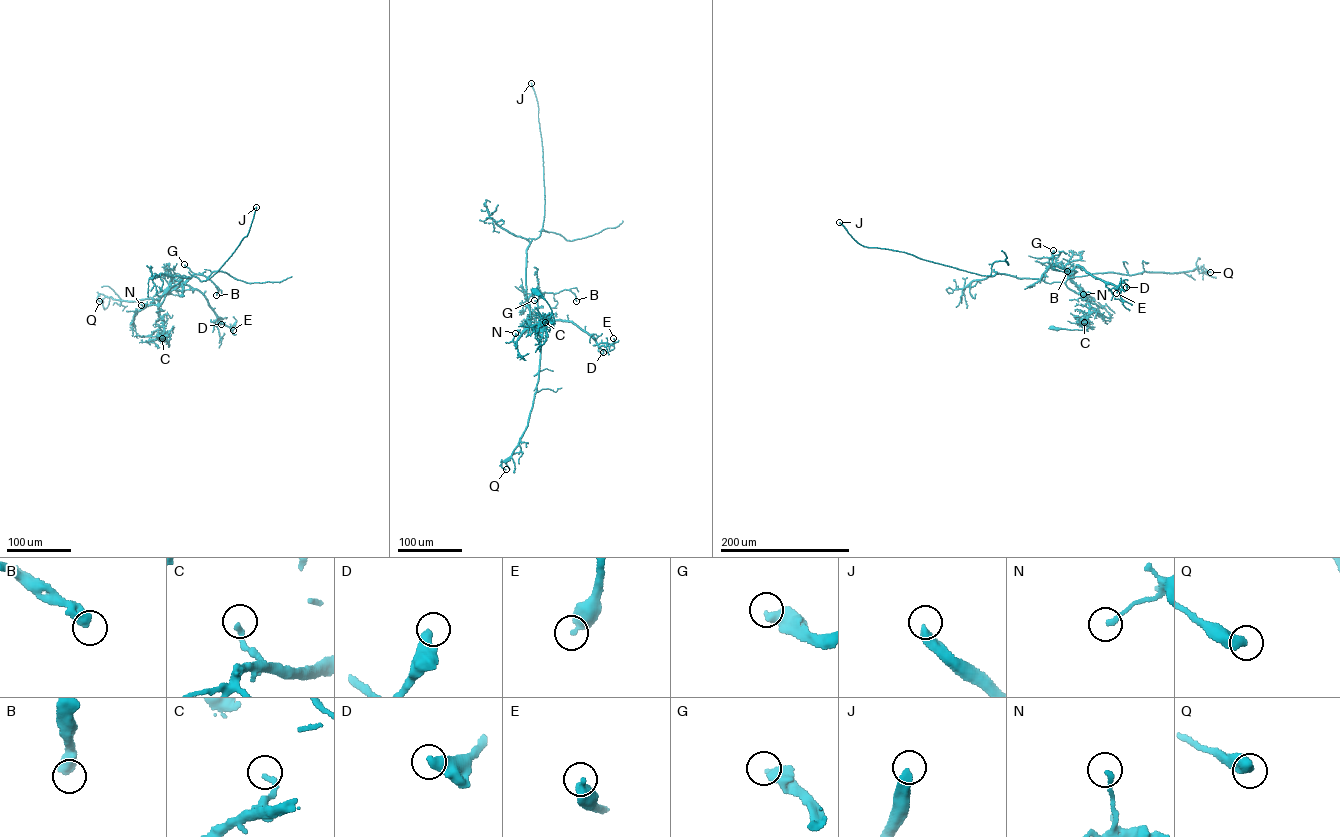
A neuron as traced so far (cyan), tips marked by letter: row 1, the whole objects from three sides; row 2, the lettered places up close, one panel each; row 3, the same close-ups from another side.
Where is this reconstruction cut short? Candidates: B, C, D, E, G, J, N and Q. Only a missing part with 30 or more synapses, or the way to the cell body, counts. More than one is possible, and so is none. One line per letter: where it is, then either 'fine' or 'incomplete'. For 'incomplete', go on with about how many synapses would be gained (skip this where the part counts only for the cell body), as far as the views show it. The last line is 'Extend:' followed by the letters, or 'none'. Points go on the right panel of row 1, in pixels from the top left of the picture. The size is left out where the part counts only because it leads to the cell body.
B: at (1067, 271); fine
C: at (1084, 322); fine
D: at (1126, 287); fine
E: at (1116, 293); fine
G: at (1053, 250); incomplete; about 50 synapses
J: at (839, 222); incomplete; about 200 synapses
N: at (1083, 294); fine
Q: at (1210, 272); fine
Extend: G, J

